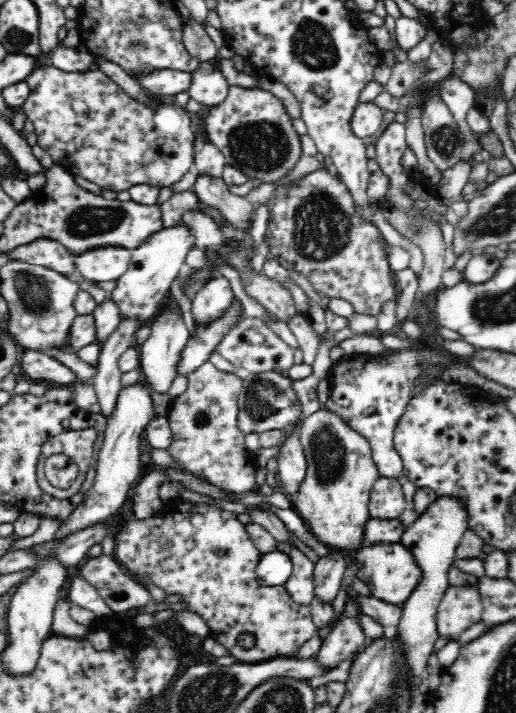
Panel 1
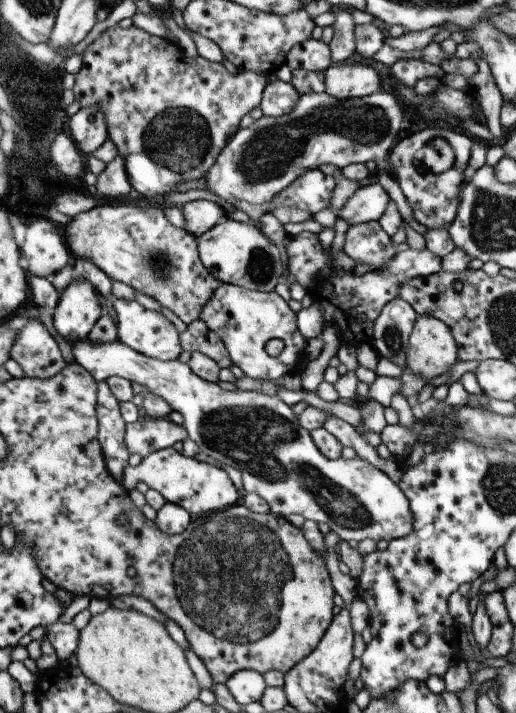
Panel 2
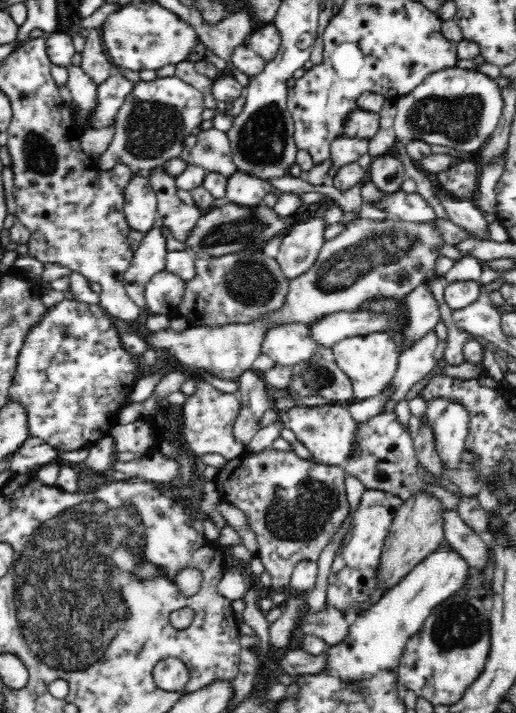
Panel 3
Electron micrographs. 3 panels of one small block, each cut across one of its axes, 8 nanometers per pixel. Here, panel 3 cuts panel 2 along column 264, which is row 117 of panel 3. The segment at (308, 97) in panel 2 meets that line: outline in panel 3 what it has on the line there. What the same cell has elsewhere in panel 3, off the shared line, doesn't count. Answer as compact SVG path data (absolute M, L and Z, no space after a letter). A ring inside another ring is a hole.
M156 78L152 82L134 83L132 92L127 96L115 118L116 134L106 153L98 158L96 166L104 171L114 168L117 164L128 165L134 173L146 170L150 171L156 167L162 167L163 164L174 157L180 157L184 149L185 139L192 134L192 129L200 125L202 120L202 111L204 110L204 93L196 90L177 78Z

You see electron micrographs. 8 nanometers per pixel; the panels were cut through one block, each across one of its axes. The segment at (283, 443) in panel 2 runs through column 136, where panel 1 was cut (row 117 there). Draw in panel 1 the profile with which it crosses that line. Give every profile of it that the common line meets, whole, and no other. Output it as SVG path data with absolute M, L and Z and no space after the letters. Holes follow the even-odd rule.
M374 101L360 103L350 118L351 132L362 139L372 136L384 129L388 116Z

